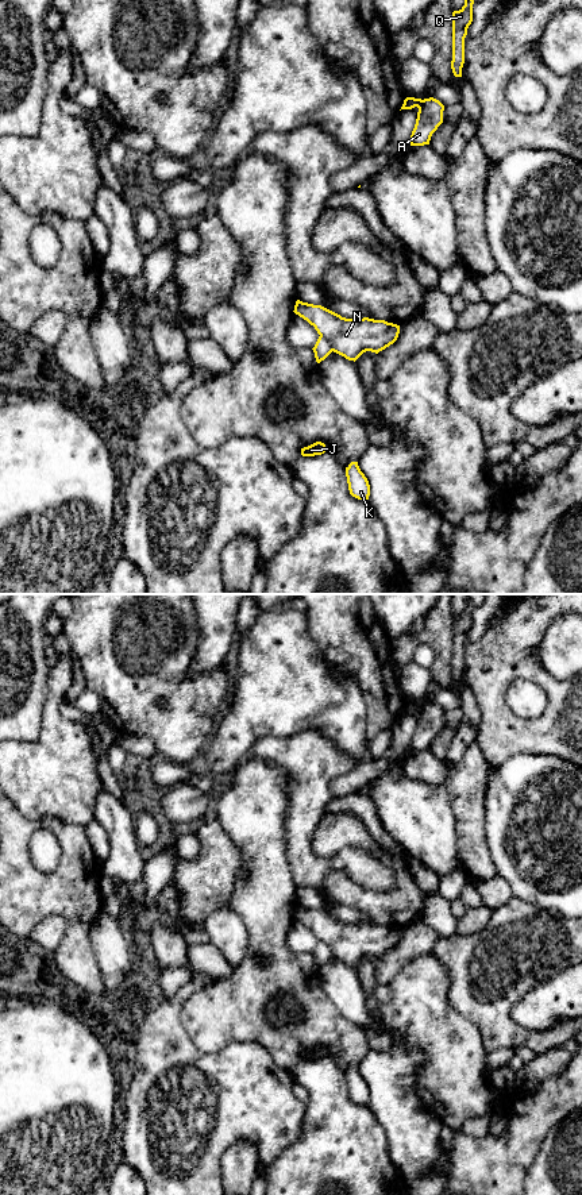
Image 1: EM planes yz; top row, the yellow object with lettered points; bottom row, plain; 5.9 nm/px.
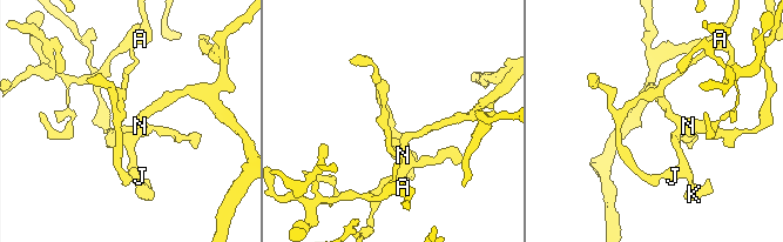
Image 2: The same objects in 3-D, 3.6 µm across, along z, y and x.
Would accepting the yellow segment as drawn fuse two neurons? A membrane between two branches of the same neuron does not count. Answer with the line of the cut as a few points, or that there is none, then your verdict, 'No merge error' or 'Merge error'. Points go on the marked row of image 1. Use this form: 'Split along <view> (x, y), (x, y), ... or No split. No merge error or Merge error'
Split along yz (320, 335), (330, 343), (332, 350). Merge error

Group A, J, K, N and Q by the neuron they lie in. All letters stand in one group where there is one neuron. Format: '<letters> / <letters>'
A J K Q / N

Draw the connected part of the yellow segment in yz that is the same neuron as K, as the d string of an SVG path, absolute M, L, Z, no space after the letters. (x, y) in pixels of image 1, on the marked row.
M351 462L346 467L346 477L350 494L358 500L367 501L370 496L370 485L365 474L361 471L358 462Z

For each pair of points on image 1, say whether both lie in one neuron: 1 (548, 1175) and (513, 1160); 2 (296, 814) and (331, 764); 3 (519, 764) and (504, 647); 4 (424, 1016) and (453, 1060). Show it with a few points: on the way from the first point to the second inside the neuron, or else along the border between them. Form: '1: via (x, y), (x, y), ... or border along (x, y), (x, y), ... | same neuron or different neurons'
1: border along (543, 1138), (523, 1180) | different neurons
2: via (307, 802), (308, 790), (322, 777) | same neuron
3: border along (550, 754), (515, 754), (493, 767) | different neurons
4: via (434, 1026), (453, 1045), (453, 1049) | same neuron

